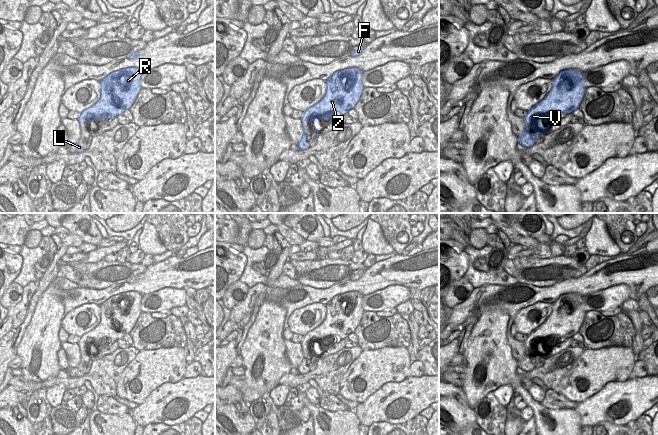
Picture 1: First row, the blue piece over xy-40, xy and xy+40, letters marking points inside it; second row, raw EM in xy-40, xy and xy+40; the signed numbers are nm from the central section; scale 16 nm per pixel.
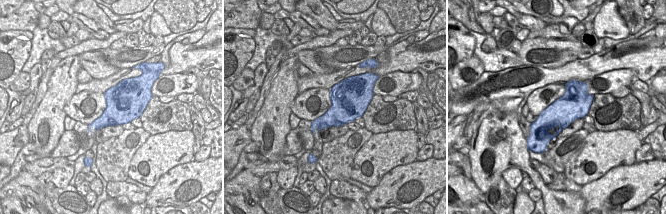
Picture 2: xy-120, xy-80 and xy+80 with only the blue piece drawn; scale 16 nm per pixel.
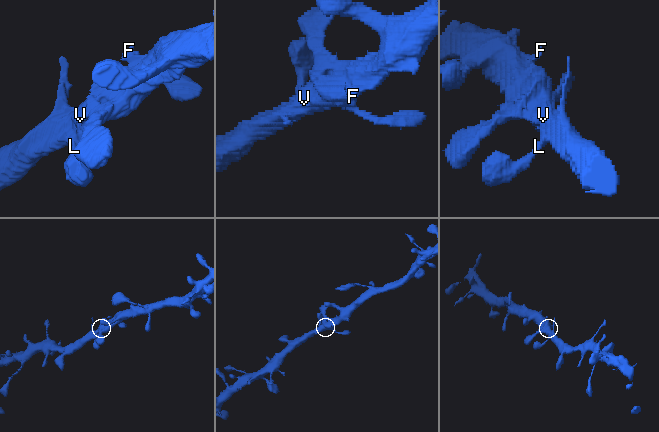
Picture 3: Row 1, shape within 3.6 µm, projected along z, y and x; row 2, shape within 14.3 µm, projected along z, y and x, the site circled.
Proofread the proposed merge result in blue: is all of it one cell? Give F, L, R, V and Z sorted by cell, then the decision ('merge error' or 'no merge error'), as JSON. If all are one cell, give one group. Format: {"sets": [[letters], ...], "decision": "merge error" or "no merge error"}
{"sets": [["F", "L", "R", "V", "Z"]], "decision": "no merge error"}

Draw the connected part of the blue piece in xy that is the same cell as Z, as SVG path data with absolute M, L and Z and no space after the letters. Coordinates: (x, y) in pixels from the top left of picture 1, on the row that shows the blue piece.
M352 67L333 73L326 82L326 93L324 97L314 106L308 108L301 117L303 136L297 144L299 150L310 147L306 136L306 123L317 122L328 119L335 120L339 115L347 113L355 108L359 101L364 86L362 84L363 72L359 68Z

